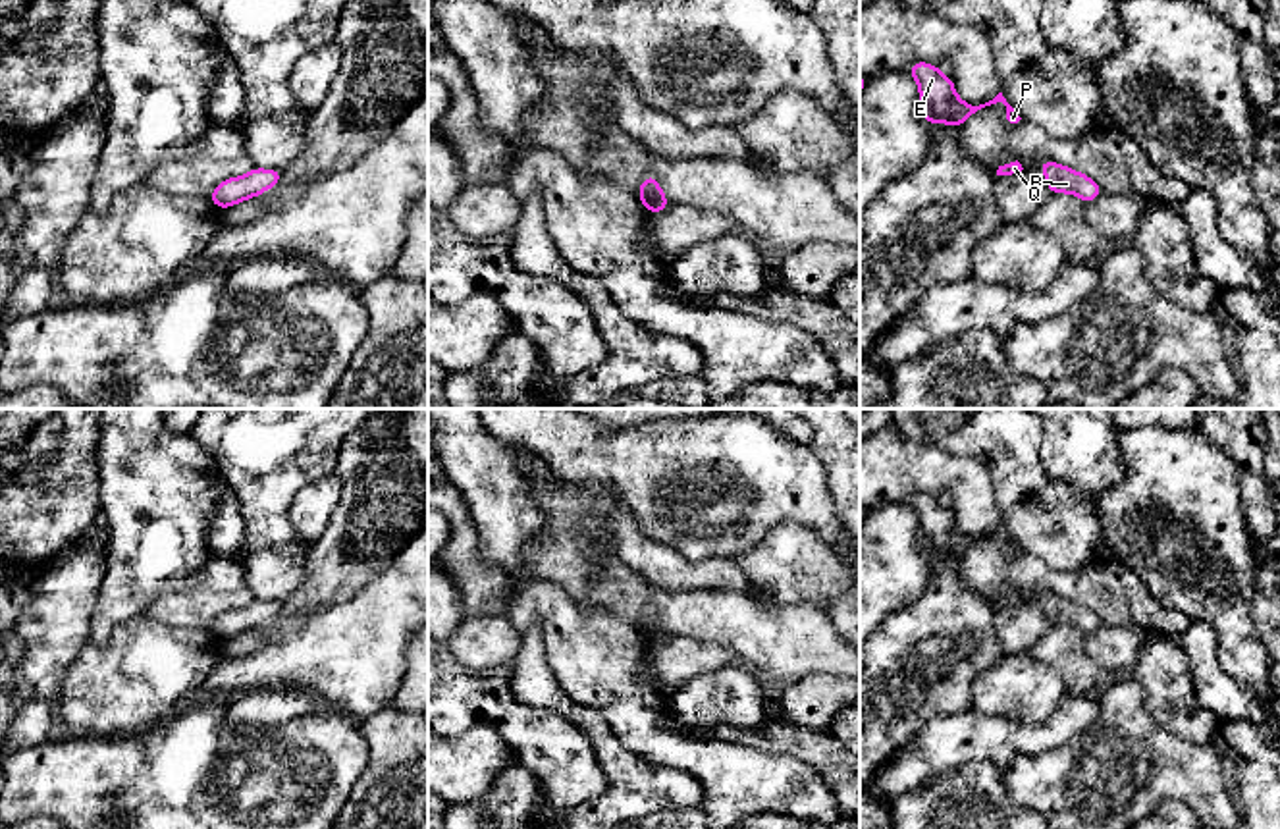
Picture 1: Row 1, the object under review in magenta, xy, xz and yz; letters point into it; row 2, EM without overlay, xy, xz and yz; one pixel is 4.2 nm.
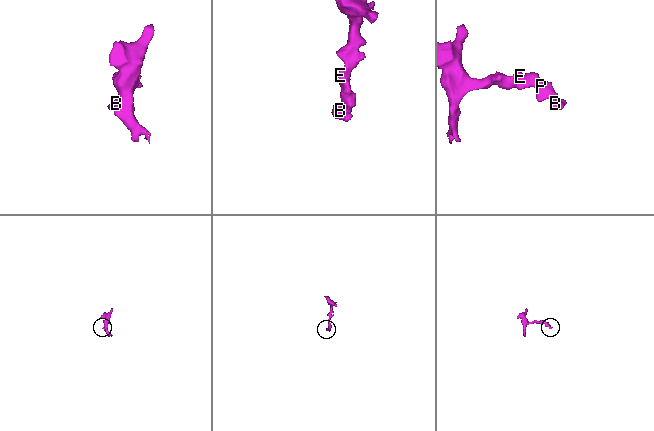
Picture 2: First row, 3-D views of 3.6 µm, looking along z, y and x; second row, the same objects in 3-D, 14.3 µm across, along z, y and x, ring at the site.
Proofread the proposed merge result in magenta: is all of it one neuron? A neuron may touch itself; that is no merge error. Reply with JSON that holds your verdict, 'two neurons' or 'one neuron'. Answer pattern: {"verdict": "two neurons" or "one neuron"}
{"verdict": "one neuron"}

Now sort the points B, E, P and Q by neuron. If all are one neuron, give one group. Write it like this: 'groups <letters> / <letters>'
groups B E P Q

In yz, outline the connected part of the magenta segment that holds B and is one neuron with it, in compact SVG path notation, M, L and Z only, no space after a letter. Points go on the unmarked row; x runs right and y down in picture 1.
M1039 592L1039 602L1045 605L1051 627L1074 625L1087 636L1103 625L1101 617L1095 611L1078 605L1072 600L1058 598L1053 592Z

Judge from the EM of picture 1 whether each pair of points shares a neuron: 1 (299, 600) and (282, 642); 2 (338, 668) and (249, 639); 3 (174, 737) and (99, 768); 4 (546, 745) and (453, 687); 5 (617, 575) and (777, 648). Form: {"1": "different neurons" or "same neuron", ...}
{"1": "different neurons", "2": "different neurons", "3": "same neuron", "4": "same neuron", "5": "same neuron"}

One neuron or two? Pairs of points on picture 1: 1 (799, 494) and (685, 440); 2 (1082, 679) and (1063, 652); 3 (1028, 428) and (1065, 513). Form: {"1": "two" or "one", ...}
{"1": "one", "2": "one", "3": "one"}

